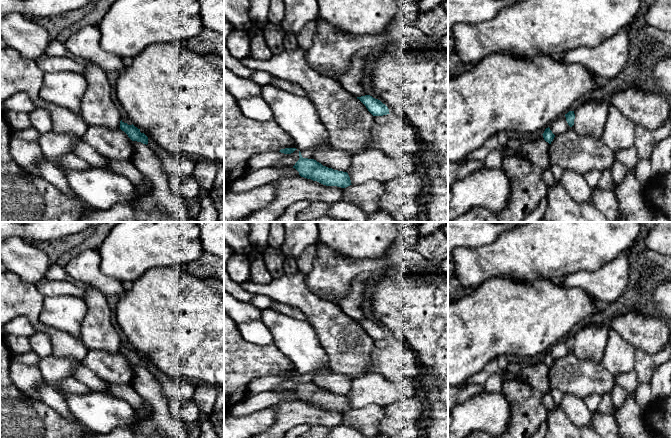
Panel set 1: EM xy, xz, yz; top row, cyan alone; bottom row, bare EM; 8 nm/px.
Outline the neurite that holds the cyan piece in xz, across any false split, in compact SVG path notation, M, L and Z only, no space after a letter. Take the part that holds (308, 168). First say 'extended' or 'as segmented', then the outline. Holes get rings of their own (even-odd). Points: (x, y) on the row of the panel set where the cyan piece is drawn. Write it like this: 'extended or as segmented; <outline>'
as segmented; M300 151L299 157L293 168L299 172L301 177L317 181L326 186L346 188L352 185L347 172L328 168L314 159L303 158Z

